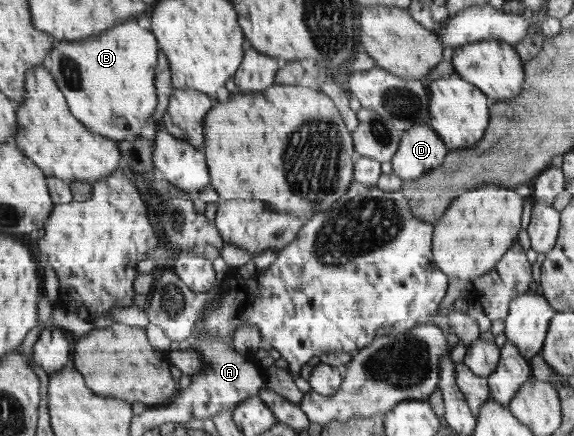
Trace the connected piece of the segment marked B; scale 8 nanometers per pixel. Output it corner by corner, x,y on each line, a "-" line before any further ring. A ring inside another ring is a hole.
127,21
101,37
77,42
57,40
45,65
51,63
51,74
68,99
73,115
93,133
119,142
145,137
143,131
160,107
155,81
161,56
156,35
137,21

